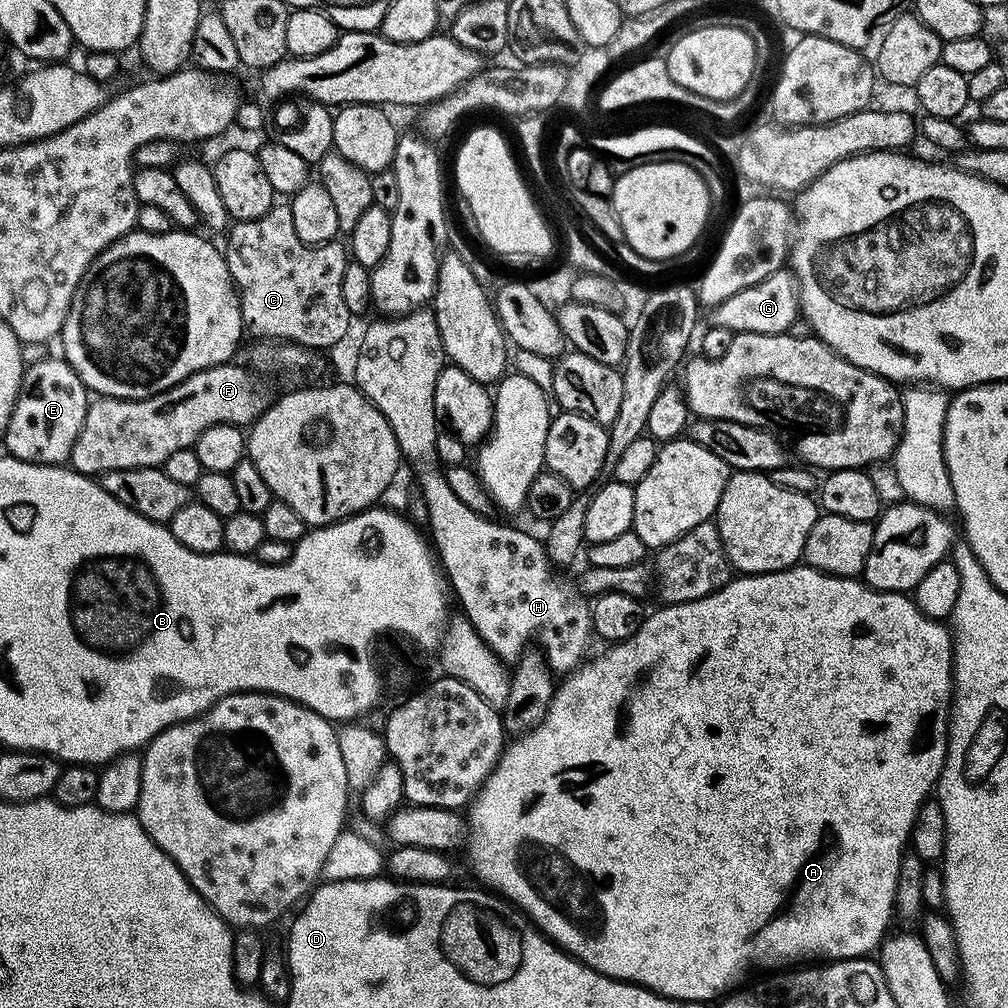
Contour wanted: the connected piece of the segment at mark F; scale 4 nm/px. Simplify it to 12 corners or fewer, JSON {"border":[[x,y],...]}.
{"border":[[243,363],[93,399],[72,471],[158,468],[270,396]]}

